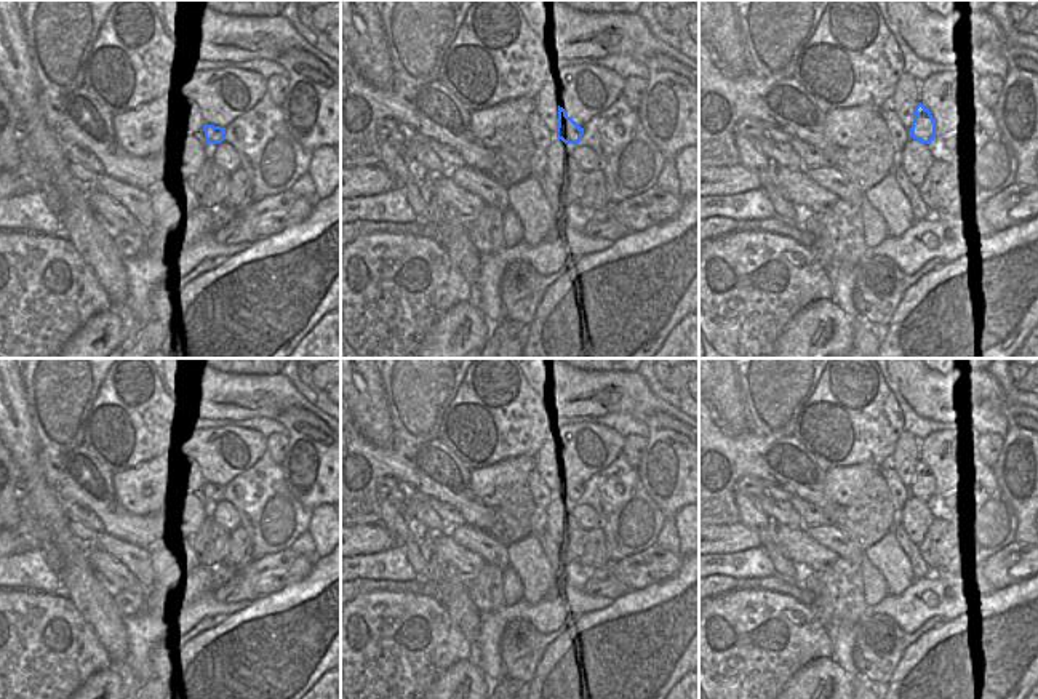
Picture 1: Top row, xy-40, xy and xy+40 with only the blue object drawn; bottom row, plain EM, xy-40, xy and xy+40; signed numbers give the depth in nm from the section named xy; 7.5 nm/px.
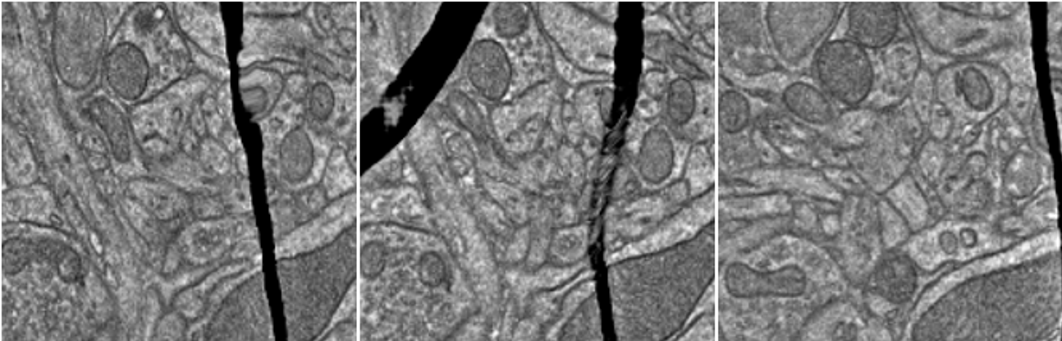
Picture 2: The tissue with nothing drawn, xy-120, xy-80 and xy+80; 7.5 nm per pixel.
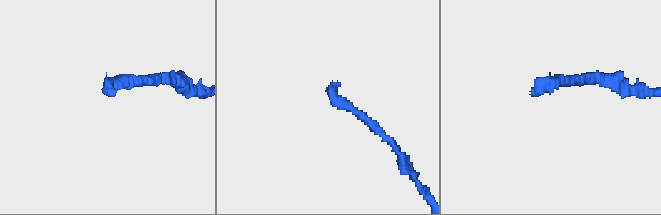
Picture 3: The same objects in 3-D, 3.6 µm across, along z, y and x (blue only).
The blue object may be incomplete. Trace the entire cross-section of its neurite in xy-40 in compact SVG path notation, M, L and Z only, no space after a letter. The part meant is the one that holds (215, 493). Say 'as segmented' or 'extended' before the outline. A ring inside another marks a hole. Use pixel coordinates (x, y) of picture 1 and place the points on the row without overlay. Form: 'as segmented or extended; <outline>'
extended; M200 467L194 469L194 483L189 486L190 501L221 502L224 499L224 493L226 486L203 481Z

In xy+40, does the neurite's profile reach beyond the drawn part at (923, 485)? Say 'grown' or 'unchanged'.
unchanged

